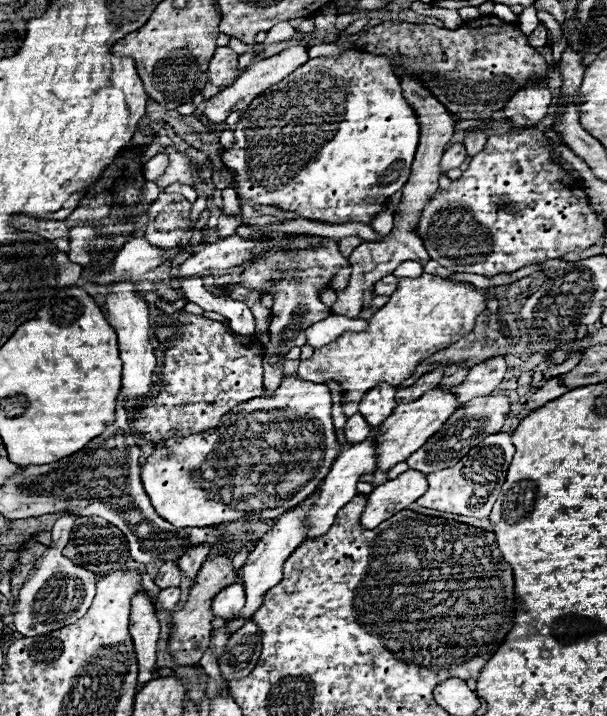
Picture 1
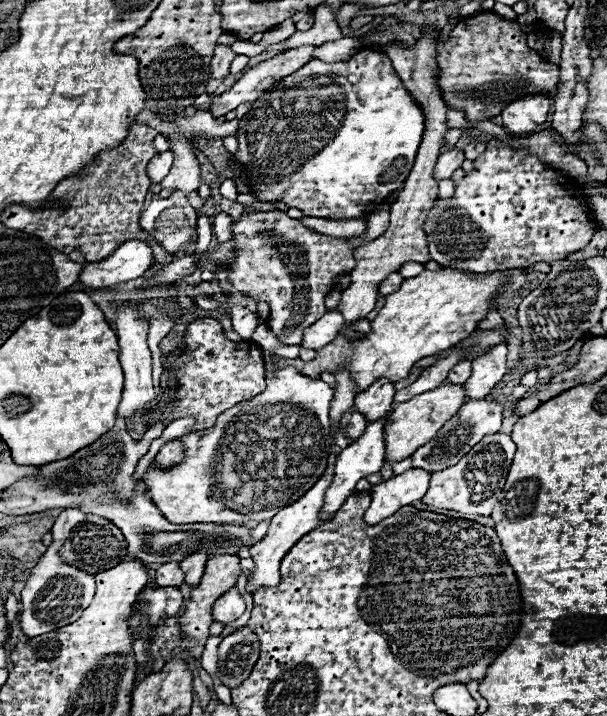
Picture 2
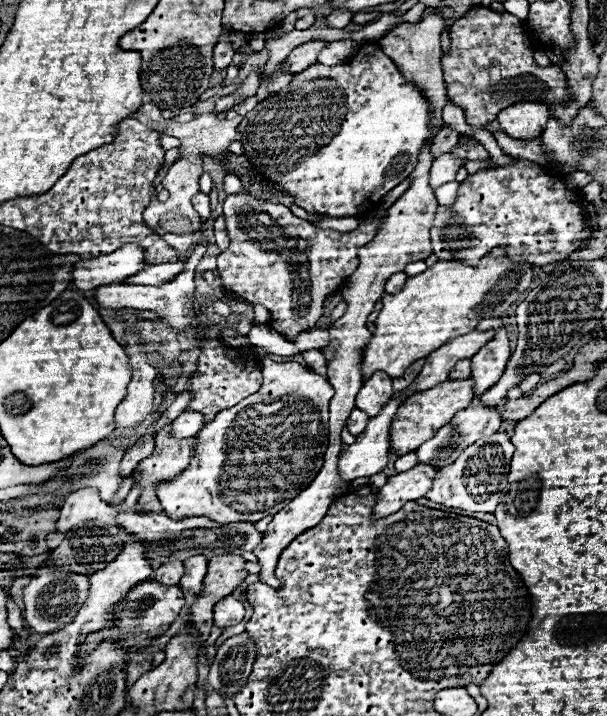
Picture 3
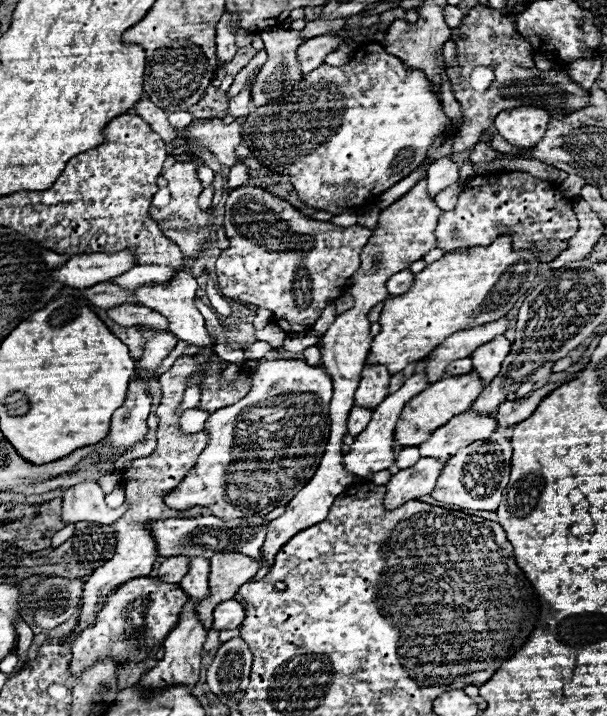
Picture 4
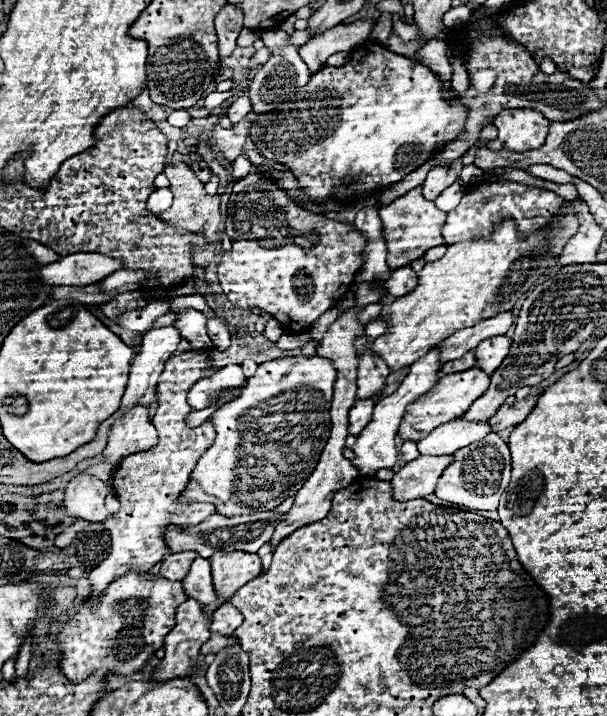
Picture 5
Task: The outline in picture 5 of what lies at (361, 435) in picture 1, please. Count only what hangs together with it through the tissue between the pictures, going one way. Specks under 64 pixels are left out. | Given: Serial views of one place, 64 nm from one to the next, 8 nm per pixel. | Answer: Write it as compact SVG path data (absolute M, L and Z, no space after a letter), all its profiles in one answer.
M362 400L362 402L356 402L350 410L350 434L358 436L366 424L372 420L372 410L374 410L374 400Z

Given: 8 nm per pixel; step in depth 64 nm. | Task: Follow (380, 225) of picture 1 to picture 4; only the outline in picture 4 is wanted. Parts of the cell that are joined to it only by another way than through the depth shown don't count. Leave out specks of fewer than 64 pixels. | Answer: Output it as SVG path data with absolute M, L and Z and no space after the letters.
M250 184L232 190L224 210L224 228L230 240L230 248L224 250L216 260L220 292L228 300L268 308L274 314L274 322L288 332L310 330L326 304L344 292L348 278L360 268L360 250L372 236L372 230L362 226L340 228L330 222L310 220L288 202Z

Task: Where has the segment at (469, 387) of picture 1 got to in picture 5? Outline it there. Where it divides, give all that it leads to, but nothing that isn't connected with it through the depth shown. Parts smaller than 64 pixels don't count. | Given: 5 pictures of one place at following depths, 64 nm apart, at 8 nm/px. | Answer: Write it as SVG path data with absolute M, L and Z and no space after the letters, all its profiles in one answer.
M496 336L496 338L488 338L484 342L480 342L480 346L476 346L474 356L476 356L476 366L480 370L484 370L488 376L492 376L496 372L496 368L500 366L500 362L508 356L512 340L506 336Z

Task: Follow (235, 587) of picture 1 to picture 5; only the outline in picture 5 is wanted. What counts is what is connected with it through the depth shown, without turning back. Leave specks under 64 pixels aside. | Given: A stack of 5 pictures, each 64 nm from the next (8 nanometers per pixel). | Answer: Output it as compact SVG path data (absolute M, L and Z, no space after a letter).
M224 602L214 610L210 630L218 634L232 634L240 624L242 624L242 612L234 604Z

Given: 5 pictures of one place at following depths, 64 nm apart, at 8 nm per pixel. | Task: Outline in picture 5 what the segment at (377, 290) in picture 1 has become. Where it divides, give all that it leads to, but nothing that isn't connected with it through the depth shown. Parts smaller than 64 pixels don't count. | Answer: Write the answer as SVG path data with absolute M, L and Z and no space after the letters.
M404 266L400 270L394 270L392 276L384 282L384 286L386 286L390 296L398 298L398 296L404 296L404 294L412 292L416 288L416 282L418 282L416 272L410 266Z

